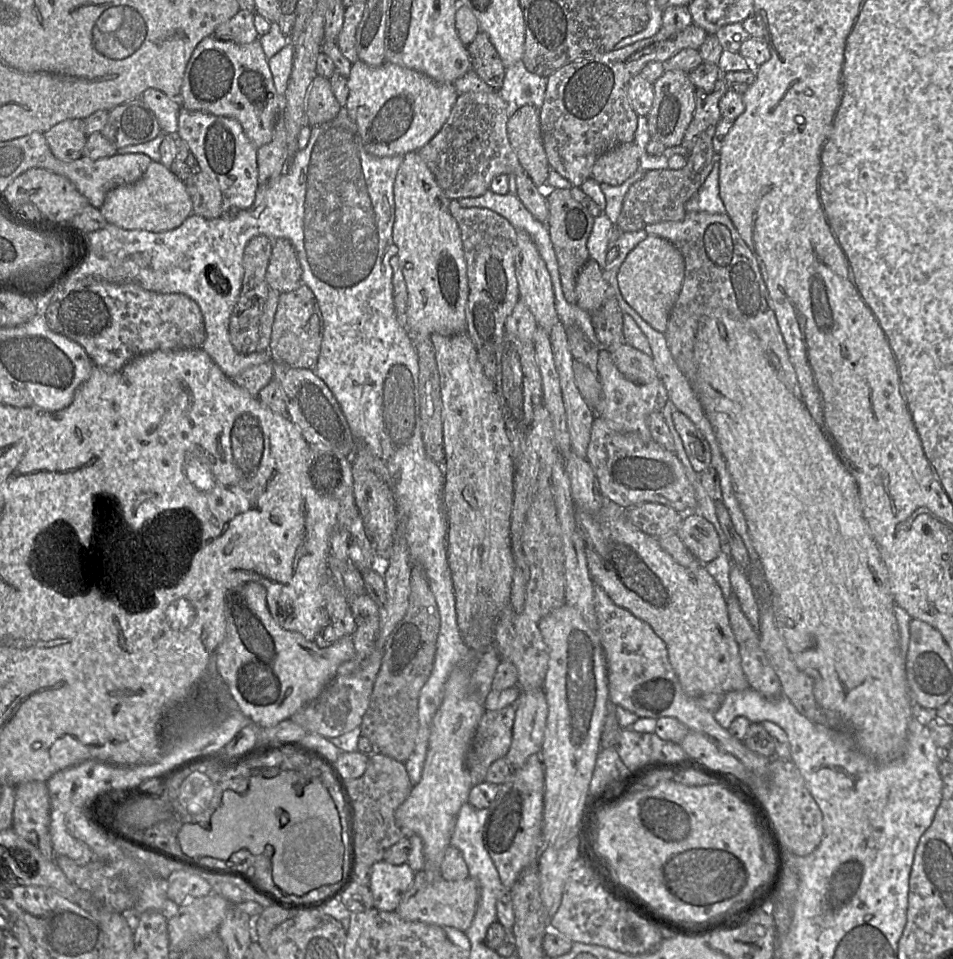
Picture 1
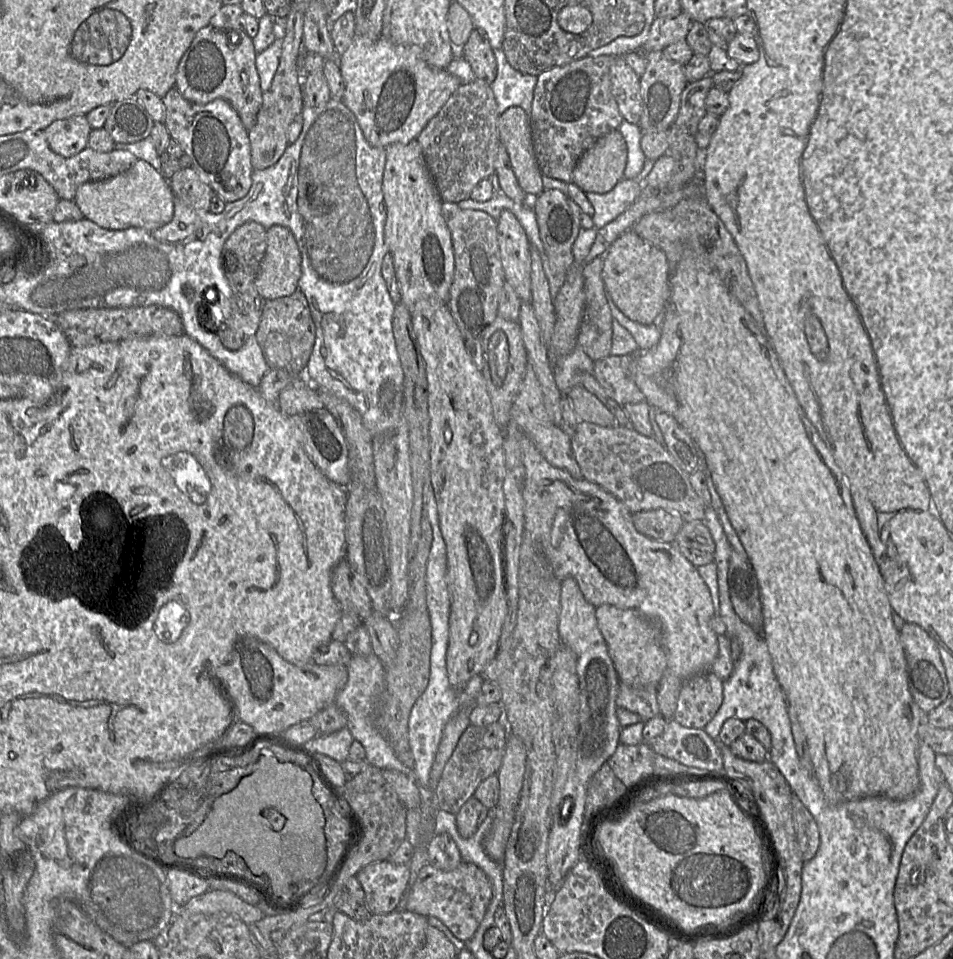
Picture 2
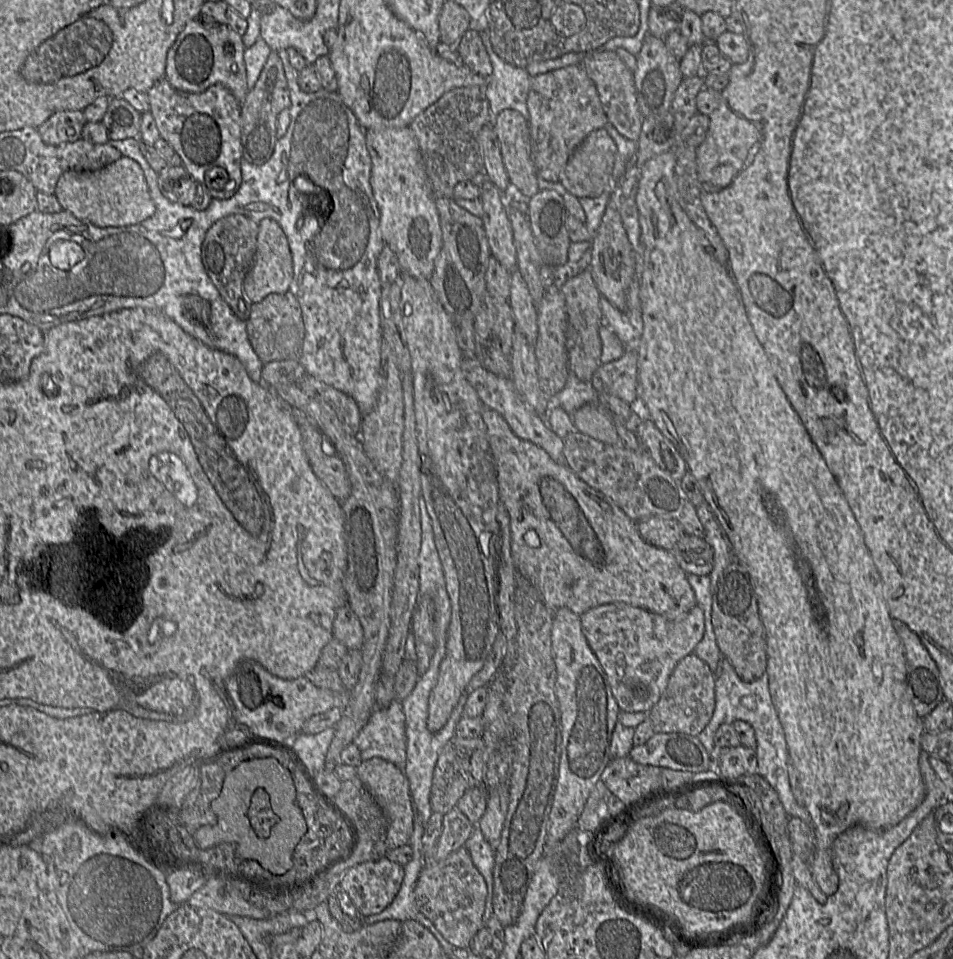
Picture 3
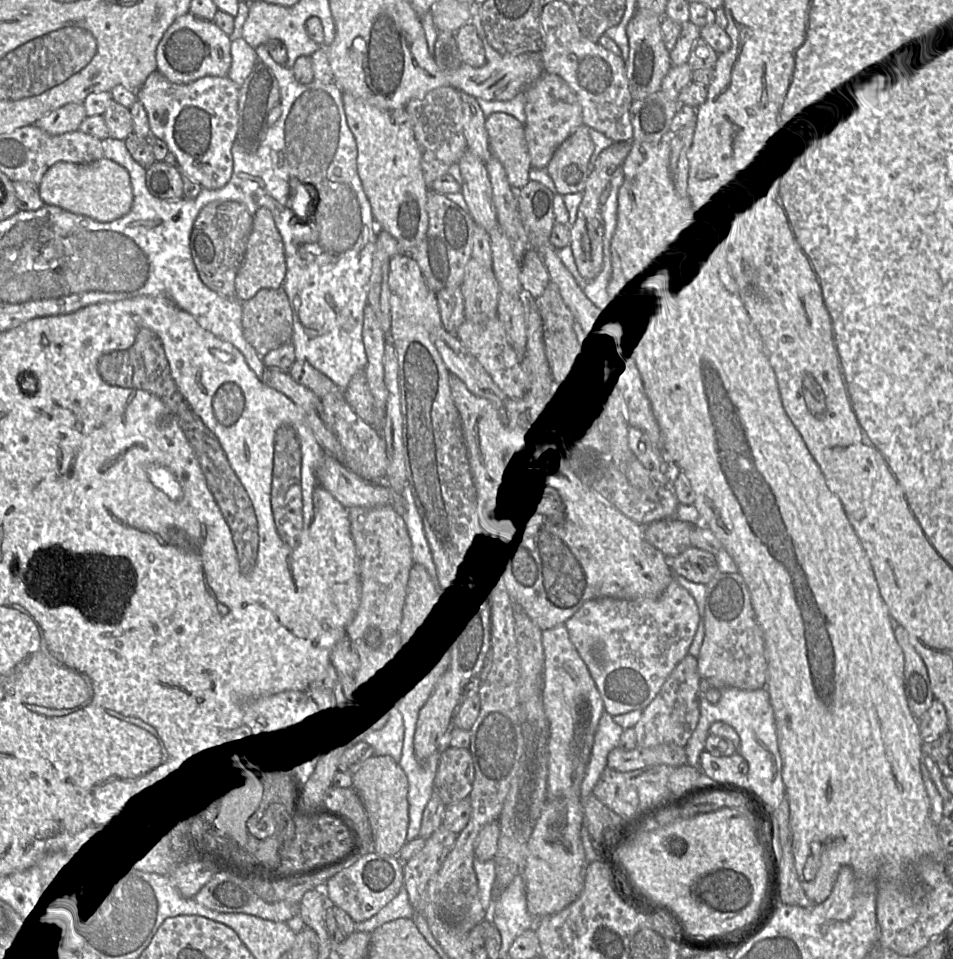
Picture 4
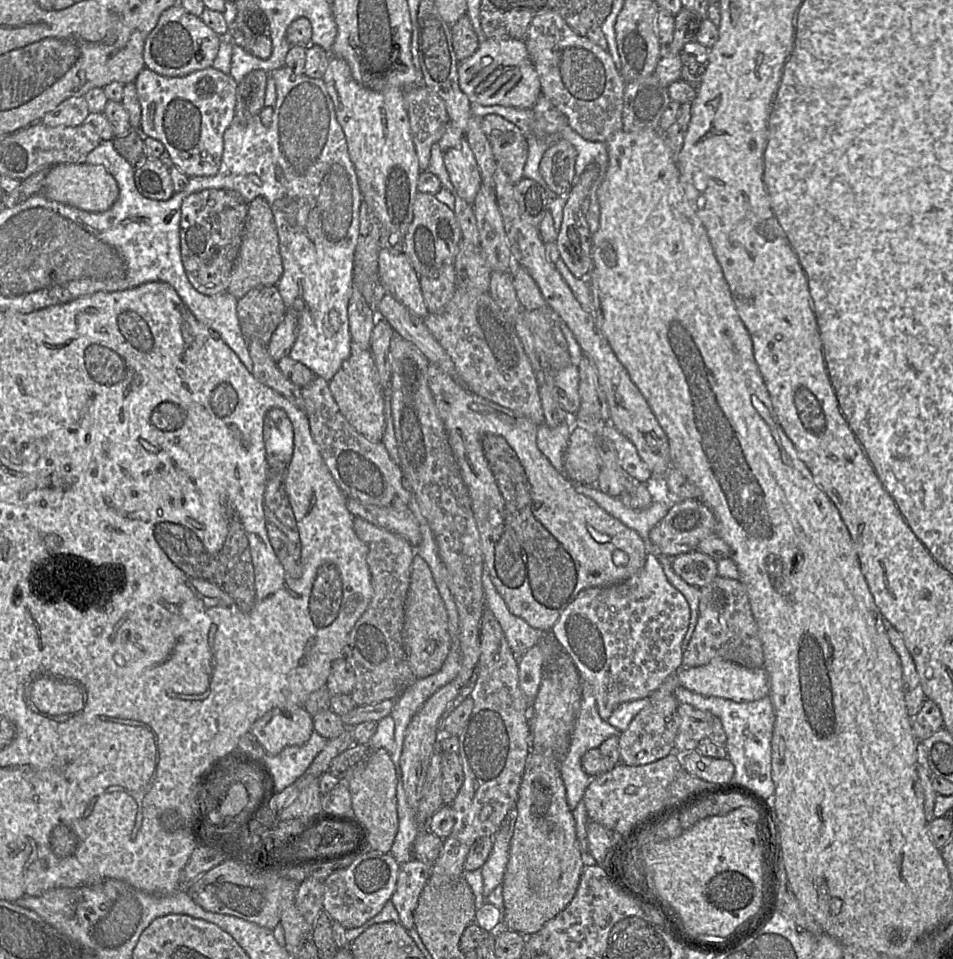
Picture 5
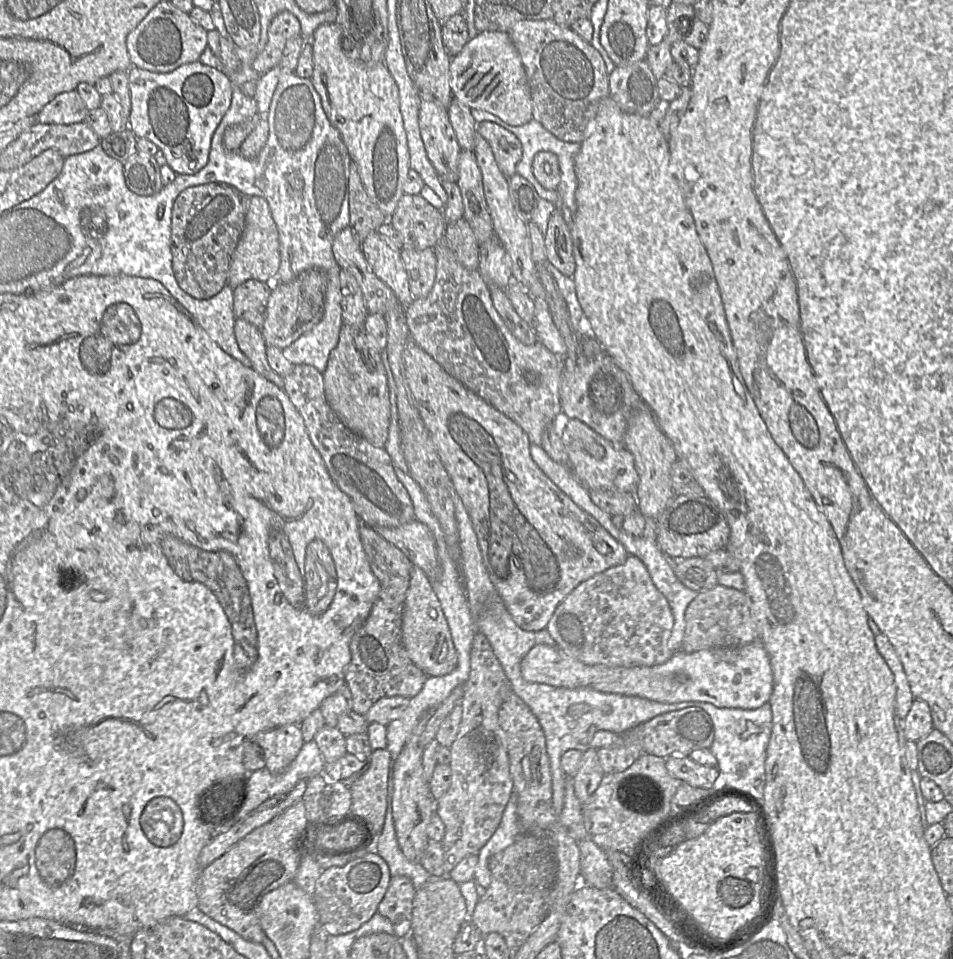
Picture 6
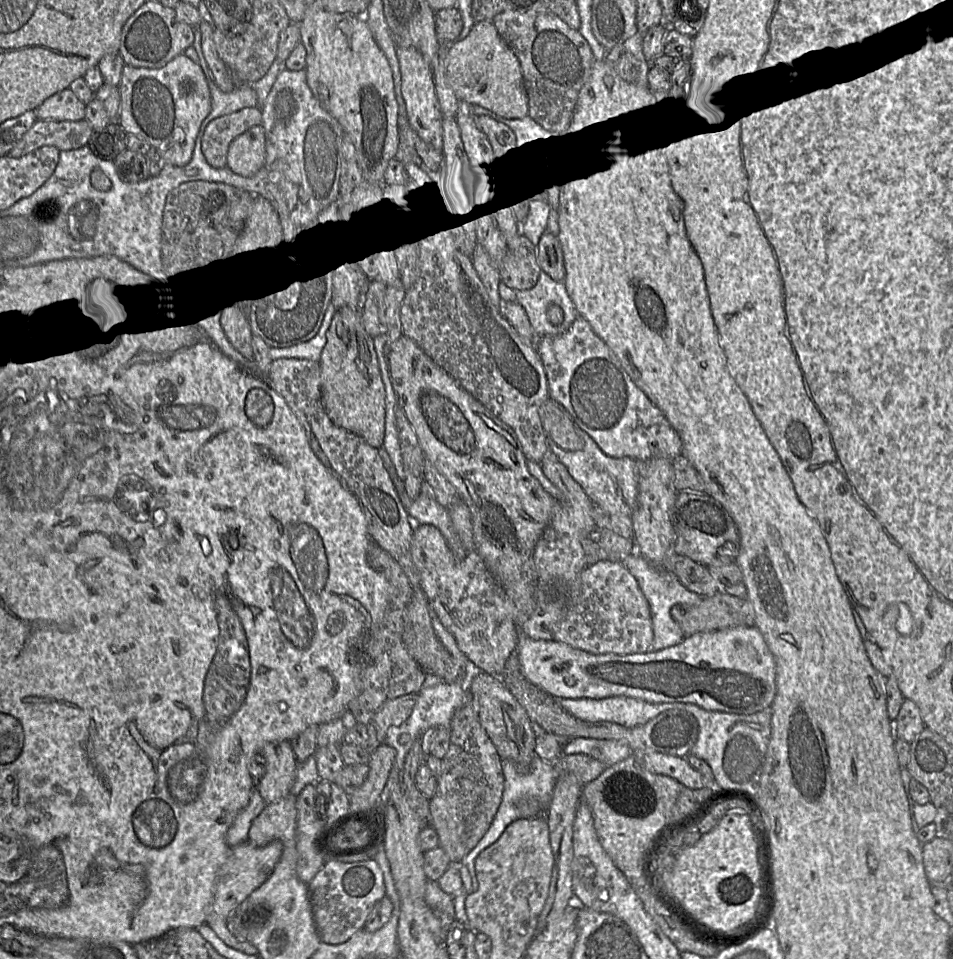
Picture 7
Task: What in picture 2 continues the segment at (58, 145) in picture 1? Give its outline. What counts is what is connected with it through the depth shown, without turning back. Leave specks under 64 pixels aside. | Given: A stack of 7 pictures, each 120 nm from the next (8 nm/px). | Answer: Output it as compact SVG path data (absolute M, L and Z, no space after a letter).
M75 115L54 121L44 129L44 134L55 153L72 157L88 146L91 130L86 115Z

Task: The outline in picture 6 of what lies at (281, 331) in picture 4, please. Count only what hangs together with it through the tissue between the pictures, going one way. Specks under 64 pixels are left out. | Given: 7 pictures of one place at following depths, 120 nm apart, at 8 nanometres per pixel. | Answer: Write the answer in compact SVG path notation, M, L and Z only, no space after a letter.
M250 279L233 289L235 318L243 319L259 330L262 328L272 282Z

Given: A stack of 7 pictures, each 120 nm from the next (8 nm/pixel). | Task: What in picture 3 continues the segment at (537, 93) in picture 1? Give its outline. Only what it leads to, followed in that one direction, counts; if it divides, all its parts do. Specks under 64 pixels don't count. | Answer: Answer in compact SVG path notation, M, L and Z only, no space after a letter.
M488 29L479 33L493 67L485 84L485 96L492 115L496 116L504 109L514 109L528 120L527 98L532 76L525 69L504 61L494 51Z

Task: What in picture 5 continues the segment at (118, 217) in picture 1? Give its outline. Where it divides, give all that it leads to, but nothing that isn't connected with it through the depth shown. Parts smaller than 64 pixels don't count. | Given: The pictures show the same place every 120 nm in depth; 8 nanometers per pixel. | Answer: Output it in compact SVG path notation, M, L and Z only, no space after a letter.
M61 163L50 168L41 193L50 200L84 211L104 212L110 209L118 199L119 187L115 178L103 165Z

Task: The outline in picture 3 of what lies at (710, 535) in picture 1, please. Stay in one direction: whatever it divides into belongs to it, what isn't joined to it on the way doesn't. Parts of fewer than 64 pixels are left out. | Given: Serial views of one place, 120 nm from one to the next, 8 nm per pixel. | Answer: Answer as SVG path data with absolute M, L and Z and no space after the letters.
M683 534L671 552L687 574L709 575L713 570L713 549L702 537Z

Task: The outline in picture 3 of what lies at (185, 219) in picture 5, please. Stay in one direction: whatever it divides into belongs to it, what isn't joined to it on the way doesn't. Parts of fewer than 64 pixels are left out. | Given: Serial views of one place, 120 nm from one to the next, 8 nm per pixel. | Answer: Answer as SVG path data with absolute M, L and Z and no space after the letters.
M230 214L212 224L201 245L201 261L207 275L233 313L245 322L253 303L244 294L243 282L254 263L258 231L255 221L243 214Z

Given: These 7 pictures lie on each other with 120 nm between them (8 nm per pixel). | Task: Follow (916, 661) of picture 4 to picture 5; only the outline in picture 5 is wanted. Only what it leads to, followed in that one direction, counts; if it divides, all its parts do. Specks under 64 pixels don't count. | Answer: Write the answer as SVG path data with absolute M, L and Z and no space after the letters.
M891 625L887 626L887 634L901 661L906 709L909 717L913 719L921 710L927 698L923 692L914 660L905 645L902 635Z

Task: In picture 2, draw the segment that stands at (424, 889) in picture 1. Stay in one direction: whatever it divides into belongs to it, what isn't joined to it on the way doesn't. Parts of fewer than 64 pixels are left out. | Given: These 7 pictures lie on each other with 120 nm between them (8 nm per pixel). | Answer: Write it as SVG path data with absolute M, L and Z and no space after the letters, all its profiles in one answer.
M462 861L455 869L443 871L426 864L407 893L405 910L439 919L453 935L468 942L481 923L492 897L492 887L484 871Z

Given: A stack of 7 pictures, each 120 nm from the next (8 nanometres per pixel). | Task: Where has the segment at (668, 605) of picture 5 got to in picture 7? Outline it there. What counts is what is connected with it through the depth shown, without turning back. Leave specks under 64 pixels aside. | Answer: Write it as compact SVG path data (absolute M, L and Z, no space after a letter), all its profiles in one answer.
M601 560L583 570L580 593L574 605L557 626L553 640L591 654L633 655L649 653L653 637L650 606L636 578L624 564Z

